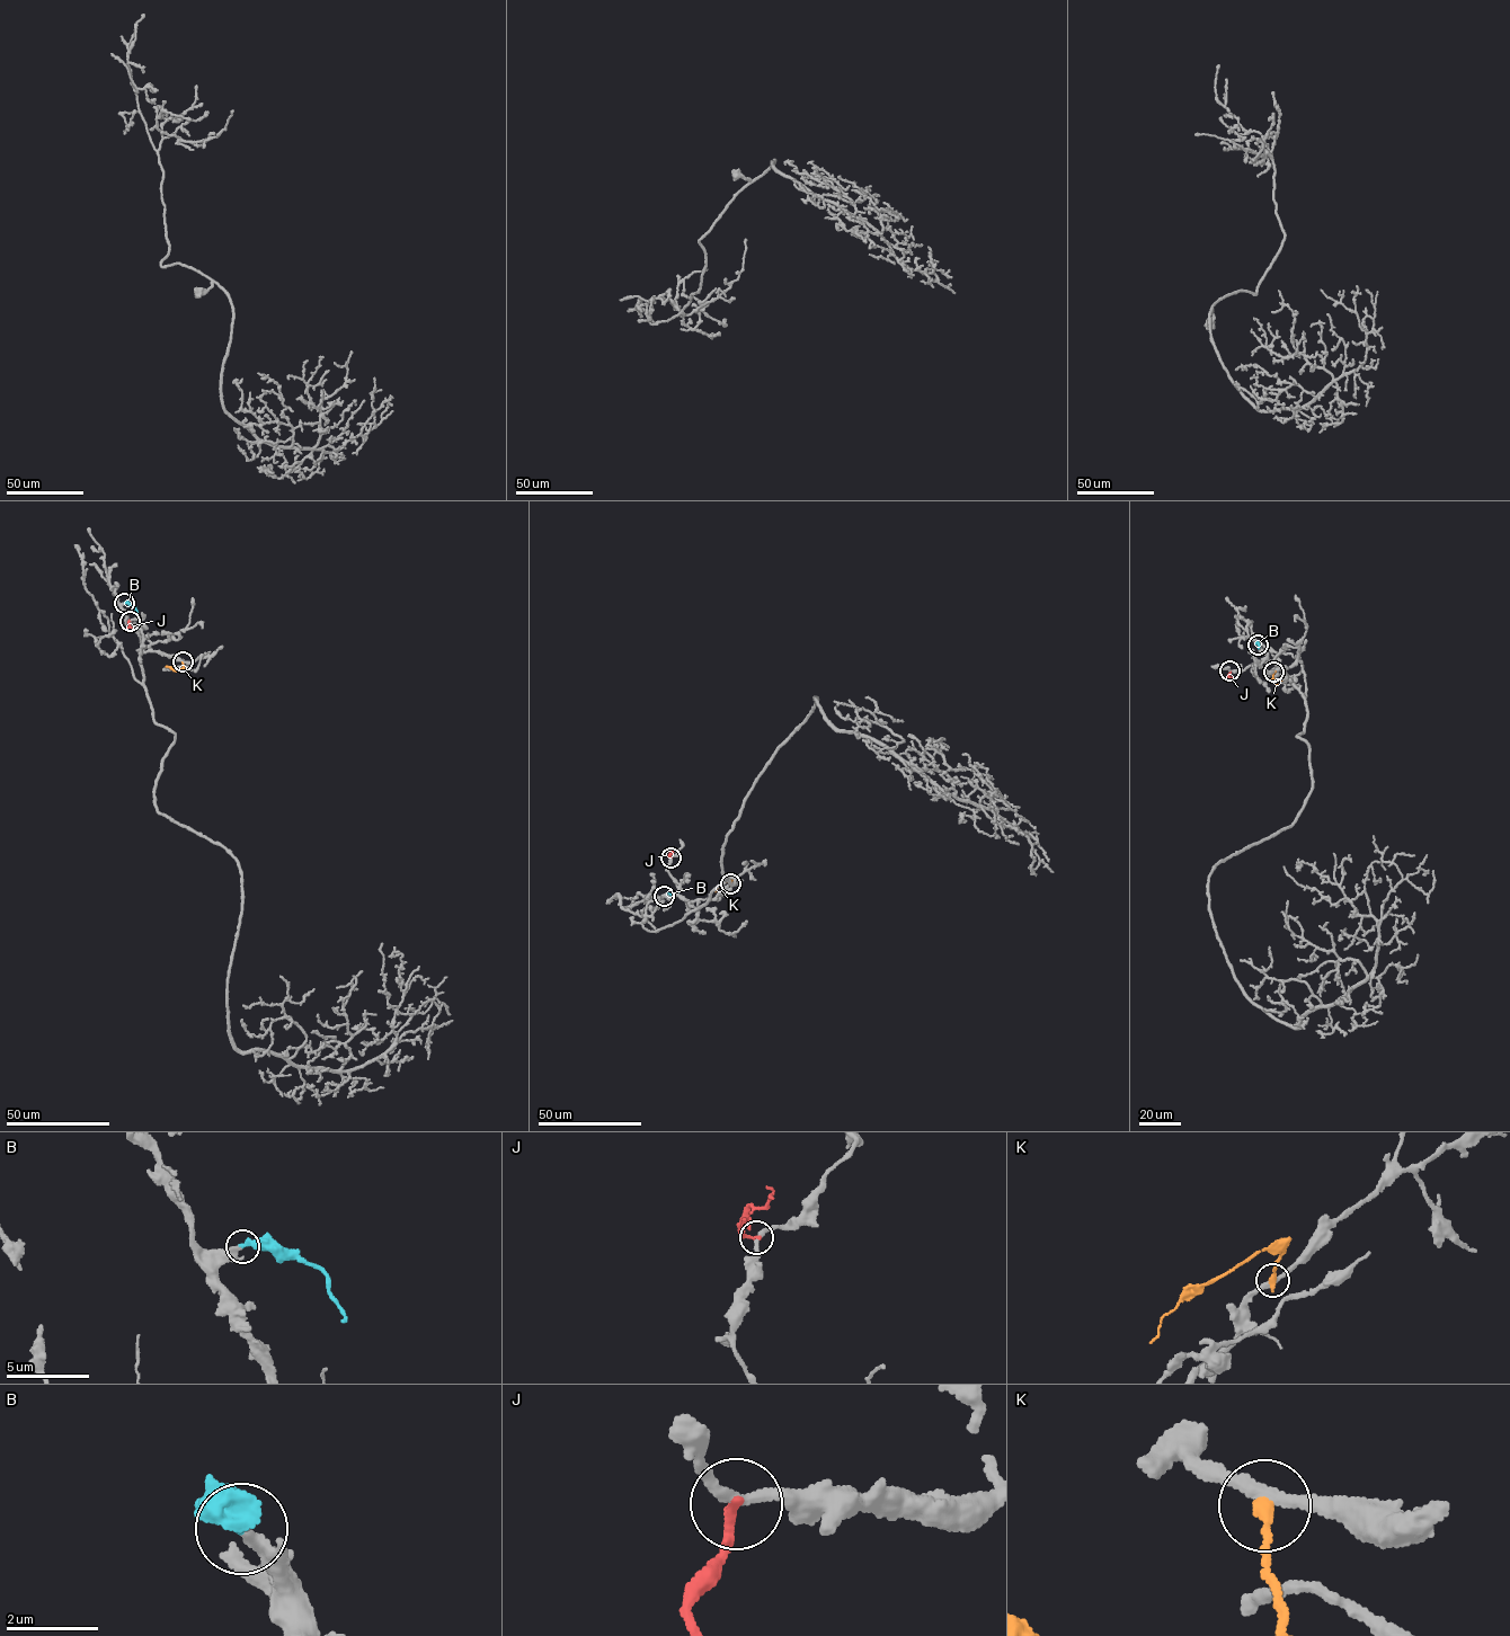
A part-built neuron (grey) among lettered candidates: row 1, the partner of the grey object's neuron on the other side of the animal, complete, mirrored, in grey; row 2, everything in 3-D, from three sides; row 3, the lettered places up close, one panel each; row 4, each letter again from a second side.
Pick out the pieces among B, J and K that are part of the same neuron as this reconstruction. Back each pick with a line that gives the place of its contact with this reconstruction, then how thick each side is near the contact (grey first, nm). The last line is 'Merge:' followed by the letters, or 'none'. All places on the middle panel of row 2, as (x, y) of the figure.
B: Touches grey at (664, 896). Thickness 240 nm (grey) against 320 nm
Merge: B

